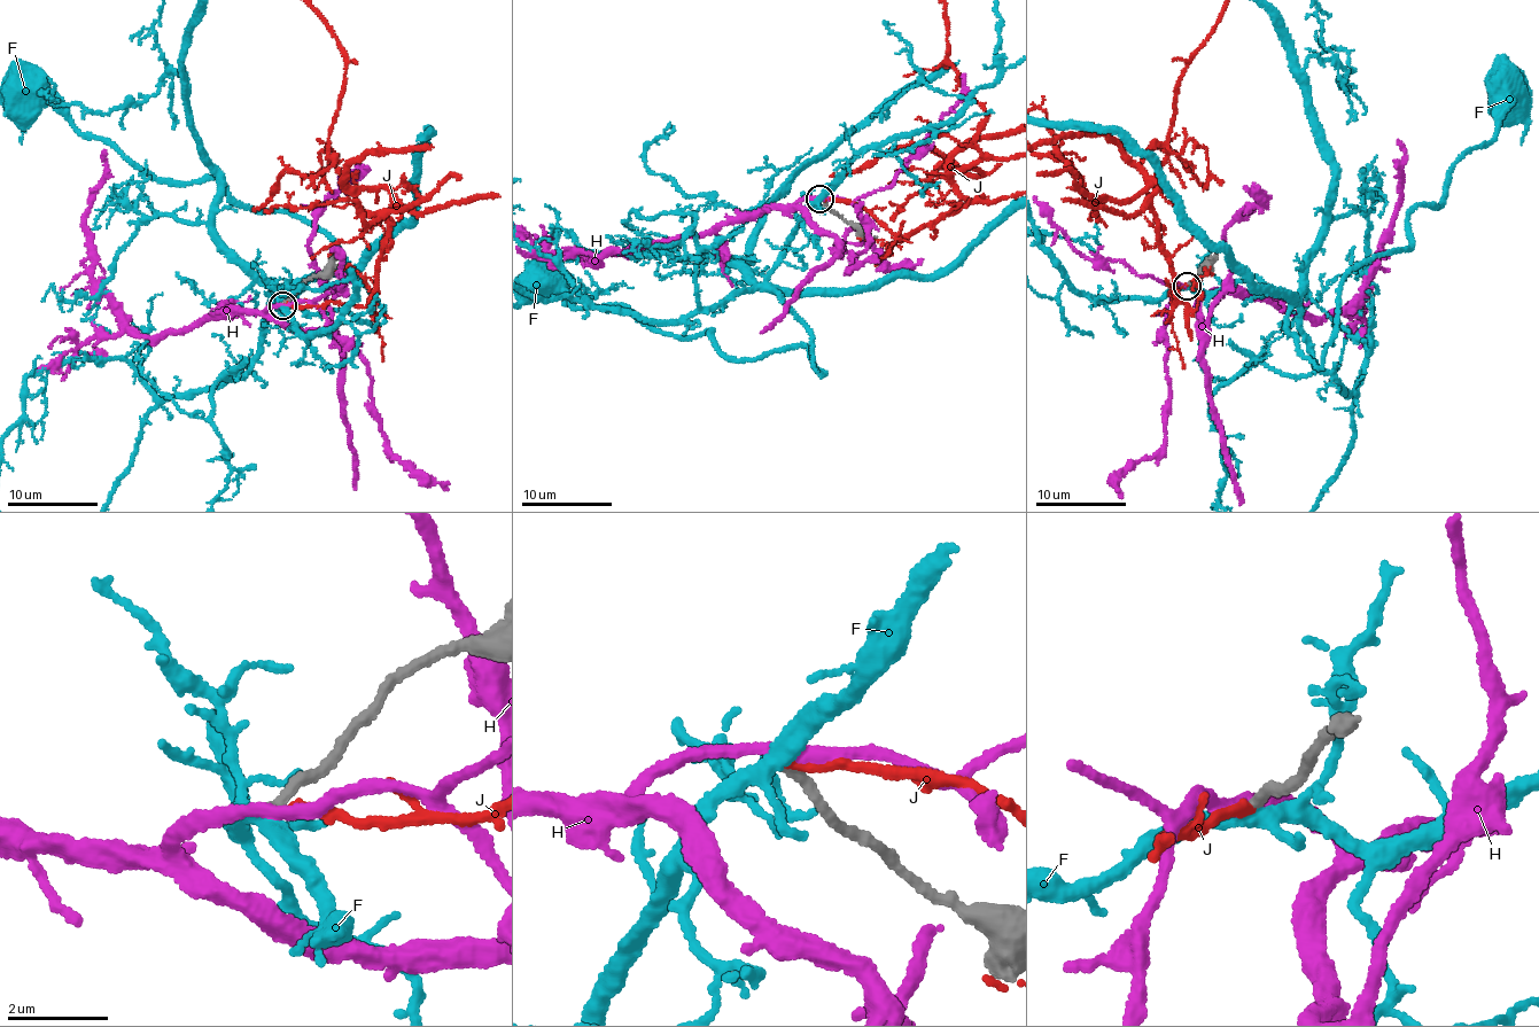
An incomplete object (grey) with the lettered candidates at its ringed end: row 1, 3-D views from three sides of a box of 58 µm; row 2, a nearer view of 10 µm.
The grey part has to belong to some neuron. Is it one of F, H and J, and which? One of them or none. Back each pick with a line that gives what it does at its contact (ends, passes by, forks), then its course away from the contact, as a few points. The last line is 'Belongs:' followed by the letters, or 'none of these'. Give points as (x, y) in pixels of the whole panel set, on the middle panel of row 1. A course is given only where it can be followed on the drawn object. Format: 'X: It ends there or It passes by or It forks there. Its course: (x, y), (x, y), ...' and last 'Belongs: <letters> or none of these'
Belongs: none of these

